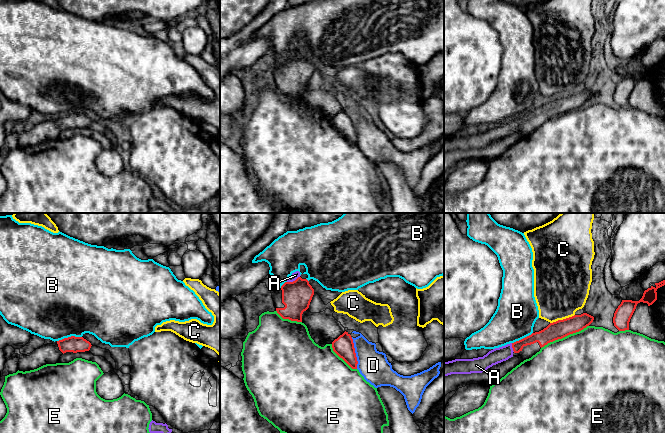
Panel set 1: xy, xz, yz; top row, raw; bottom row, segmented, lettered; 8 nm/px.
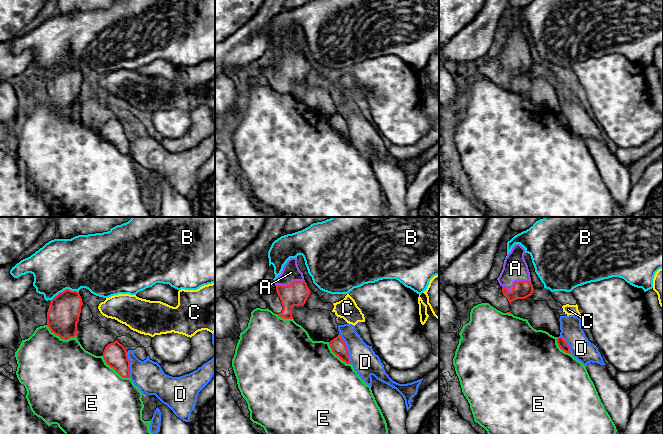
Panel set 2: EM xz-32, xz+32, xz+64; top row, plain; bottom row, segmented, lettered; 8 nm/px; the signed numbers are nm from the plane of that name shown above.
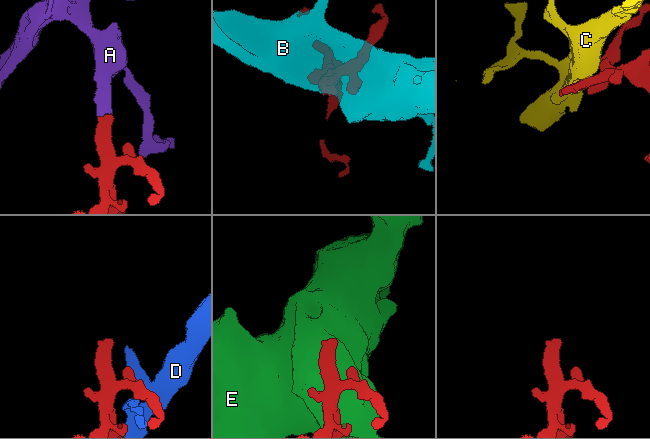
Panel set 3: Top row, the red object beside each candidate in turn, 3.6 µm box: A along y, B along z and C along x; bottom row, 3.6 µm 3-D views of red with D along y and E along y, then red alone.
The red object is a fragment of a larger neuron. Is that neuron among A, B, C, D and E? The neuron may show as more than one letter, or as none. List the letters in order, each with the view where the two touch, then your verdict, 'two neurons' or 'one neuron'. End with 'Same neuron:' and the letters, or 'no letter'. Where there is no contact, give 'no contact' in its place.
A: contact in xz; one neuron
B: contact in xy; two neurons
C: contact in yz; two neurons
D: contact in xz; two neurons
E: contact in yz; two neurons
Same neuron: A

